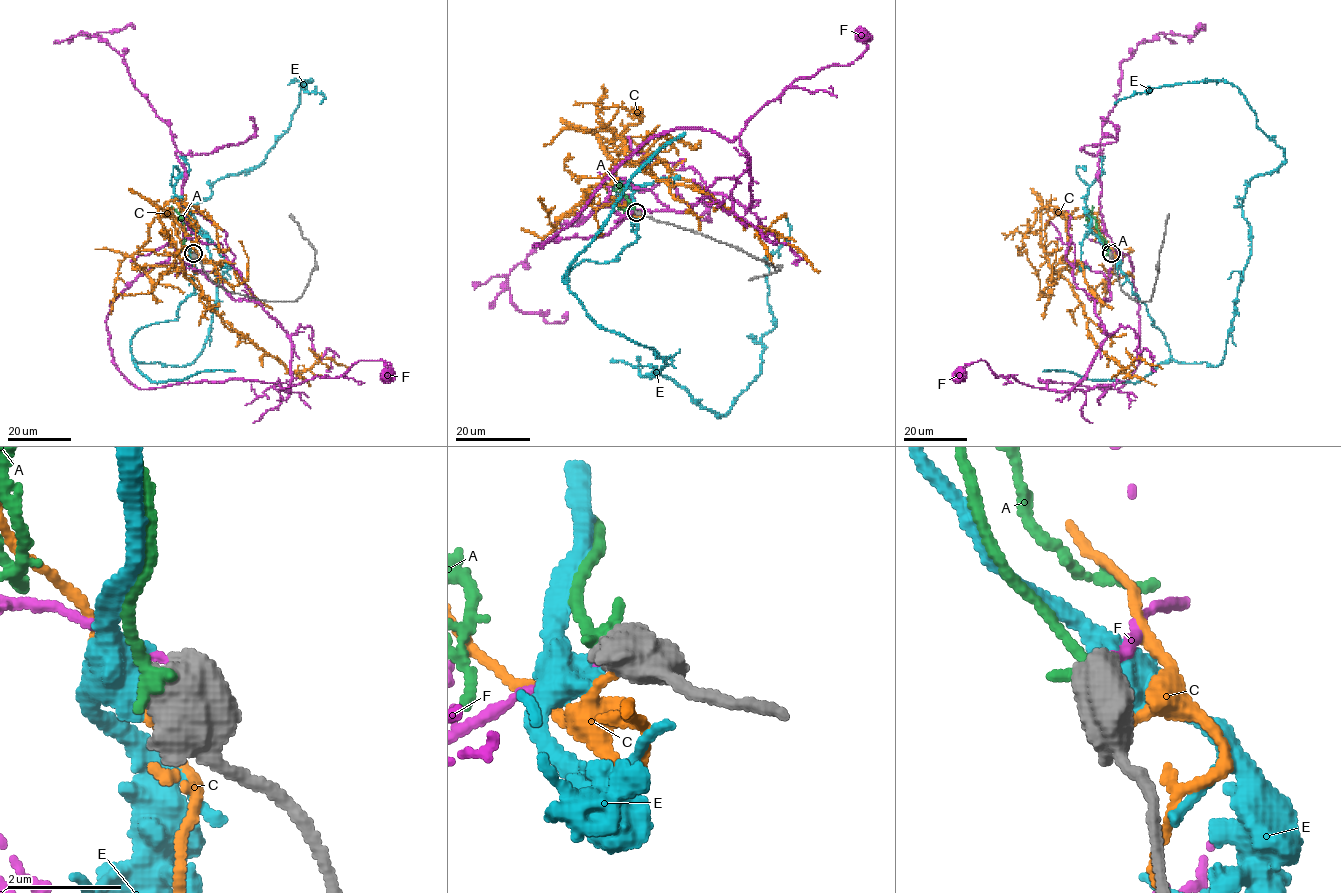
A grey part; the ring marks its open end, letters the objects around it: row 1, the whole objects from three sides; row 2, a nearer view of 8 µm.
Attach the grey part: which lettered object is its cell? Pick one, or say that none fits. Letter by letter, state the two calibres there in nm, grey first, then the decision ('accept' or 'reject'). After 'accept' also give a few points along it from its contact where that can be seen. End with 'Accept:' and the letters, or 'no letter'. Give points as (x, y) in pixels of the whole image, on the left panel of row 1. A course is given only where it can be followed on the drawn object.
A: calibres 750 and 260 nm; reject
C: calibres 550 and 220 nm; reject
E: calibres 800 and 650 nm; reject
F: calibres 700 and 180 nm; accept; course (193, 253), (173, 253), (112, 302), (112, 361), (138, 388), (289, 387), (359, 361), (389, 363), (387, 376)
Accept: F

